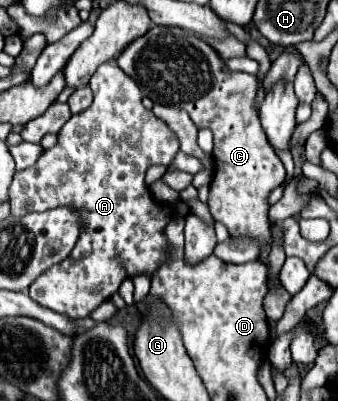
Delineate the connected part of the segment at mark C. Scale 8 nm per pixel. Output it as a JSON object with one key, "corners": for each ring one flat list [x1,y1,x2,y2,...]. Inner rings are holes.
{"corners":[[153,27,145,37,135,39,129,47,123,49,123,53,117,57,117,65,139,85,141,93,149,97,153,103,163,103,171,107,185,109,191,117,191,121,197,127,207,127,213,131,213,181,211,181,211,197,209,197,209,211,215,221,223,223,233,237,249,237,255,239,261,245,259,261,269,267,269,251,271,251,271,225,269,225,269,193,279,187,285,179,285,167,281,159,271,149,261,123,259,123,259,111,255,107,255,97,259,91,261,81,255,75,229,71,217,51,209,47,205,41,195,37,191,31,179,27]]}

